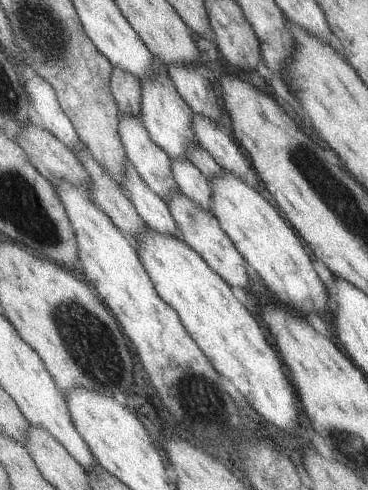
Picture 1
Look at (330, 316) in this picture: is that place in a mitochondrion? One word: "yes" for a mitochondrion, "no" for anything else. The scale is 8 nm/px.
no

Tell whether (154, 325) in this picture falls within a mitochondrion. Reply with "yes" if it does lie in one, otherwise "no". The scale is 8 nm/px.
no

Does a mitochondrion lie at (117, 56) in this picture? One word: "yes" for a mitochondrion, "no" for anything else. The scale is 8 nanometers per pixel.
no

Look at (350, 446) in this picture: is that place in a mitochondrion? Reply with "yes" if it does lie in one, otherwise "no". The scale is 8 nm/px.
yes

